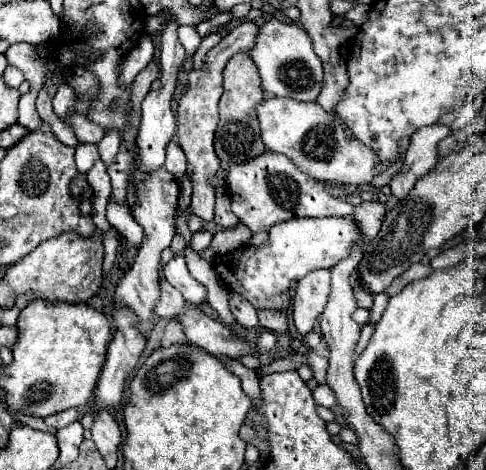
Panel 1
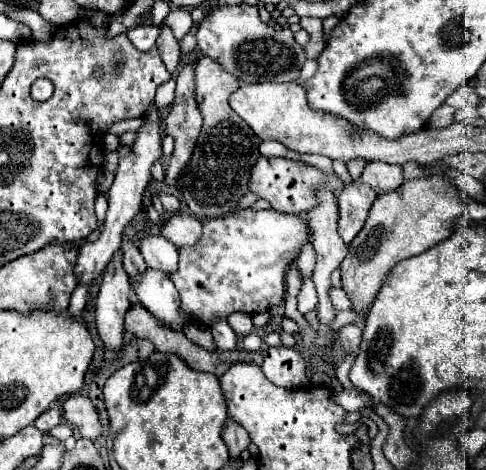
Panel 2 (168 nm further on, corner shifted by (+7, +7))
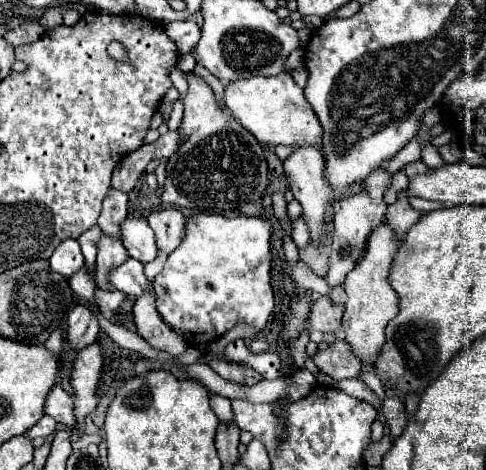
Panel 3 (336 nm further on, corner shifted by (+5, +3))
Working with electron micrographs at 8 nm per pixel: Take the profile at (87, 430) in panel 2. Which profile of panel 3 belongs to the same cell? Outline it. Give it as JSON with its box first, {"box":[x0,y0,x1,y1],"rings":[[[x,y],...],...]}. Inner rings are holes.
{"box":[44,385,78,429],"rings":[[[56,385],[50,391],[44,411],[46,411],[46,415],[54,417],[58,423],[62,423],[68,429],[74,429],[78,425],[76,415],[74,415],[74,397],[68,391],[64,391],[62,385]]]}

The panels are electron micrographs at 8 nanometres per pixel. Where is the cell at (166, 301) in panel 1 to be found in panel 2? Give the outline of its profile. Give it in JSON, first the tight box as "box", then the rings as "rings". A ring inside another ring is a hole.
{"box":[122,239,148,277],"rings":[[[122,239],[122,251],[124,251],[124,269],[130,277],[148,269],[148,265],[144,263],[138,247],[130,239]]]}

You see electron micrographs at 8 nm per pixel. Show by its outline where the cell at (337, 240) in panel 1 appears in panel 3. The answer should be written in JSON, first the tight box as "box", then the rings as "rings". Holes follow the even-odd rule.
{"box":[156,215,274,345],"rings":[[[192,215],[186,223],[186,235],[178,249],[174,249],[164,269],[156,275],[156,309],[162,319],[172,327],[182,331],[190,345],[210,343],[224,335],[236,323],[248,323],[262,329],[274,311],[274,289],[272,289],[272,233],[274,227],[262,217],[224,217],[224,215]]]}

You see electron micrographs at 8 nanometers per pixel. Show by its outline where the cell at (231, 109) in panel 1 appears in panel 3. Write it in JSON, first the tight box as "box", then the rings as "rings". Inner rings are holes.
{"box":[160,71,268,213],"rings":[[[194,71],[184,75],[190,85],[184,97],[184,117],[180,125],[184,141],[178,147],[178,153],[168,159],[168,177],[160,197],[162,203],[194,211],[226,213],[244,203],[258,201],[268,185],[268,163],[262,145],[234,115],[218,105],[214,89],[200,75]]]}

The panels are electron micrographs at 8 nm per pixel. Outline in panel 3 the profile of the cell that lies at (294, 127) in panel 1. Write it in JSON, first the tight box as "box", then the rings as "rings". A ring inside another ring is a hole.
{"box":[224,73,322,147],"rings":[[[280,73],[278,77],[248,77],[248,81],[230,83],[224,105],[260,143],[322,147],[322,125],[290,73]]]}

